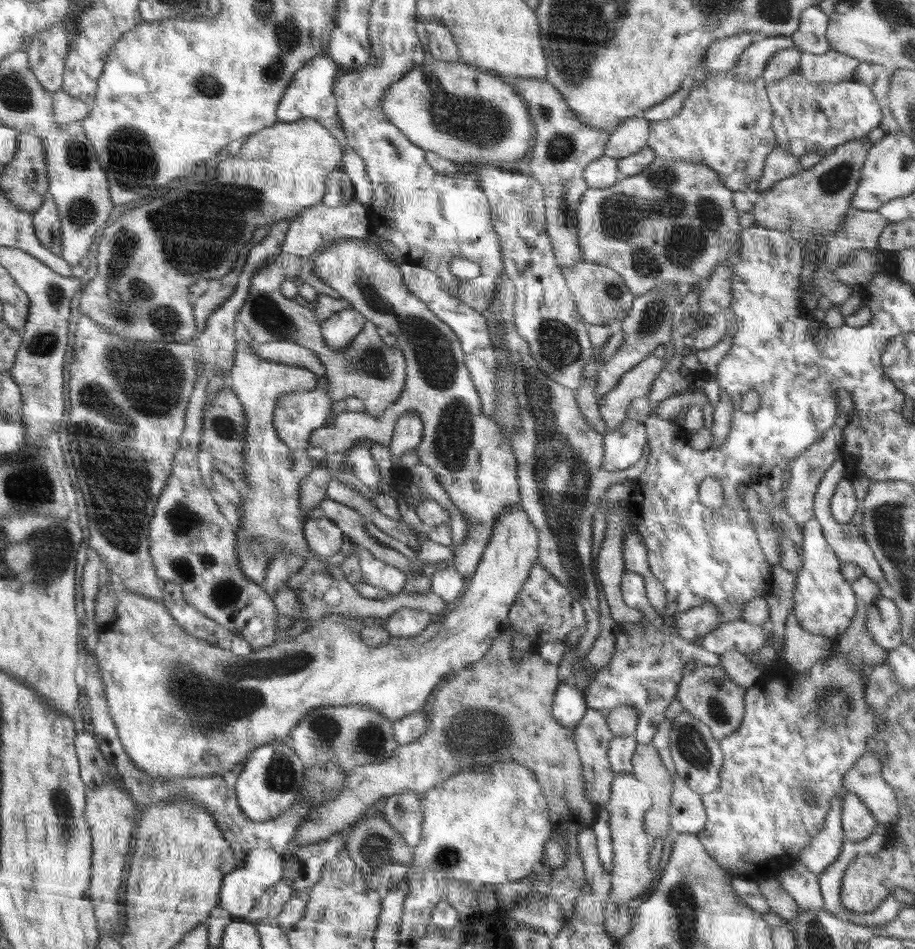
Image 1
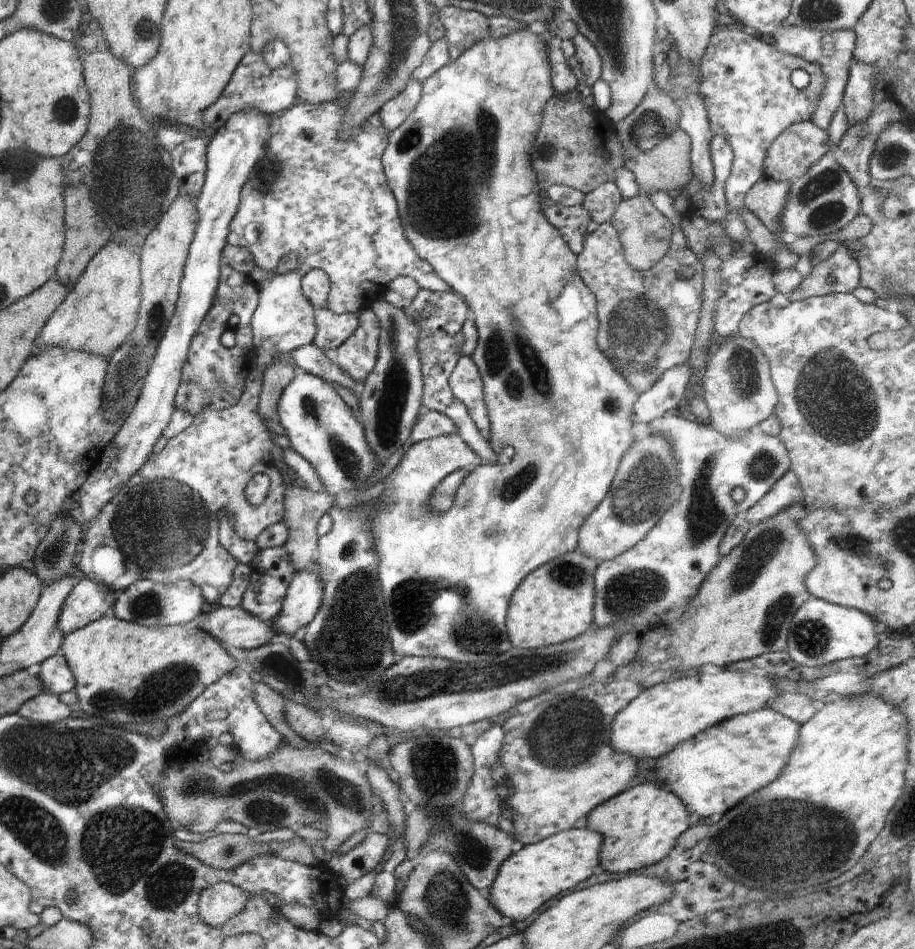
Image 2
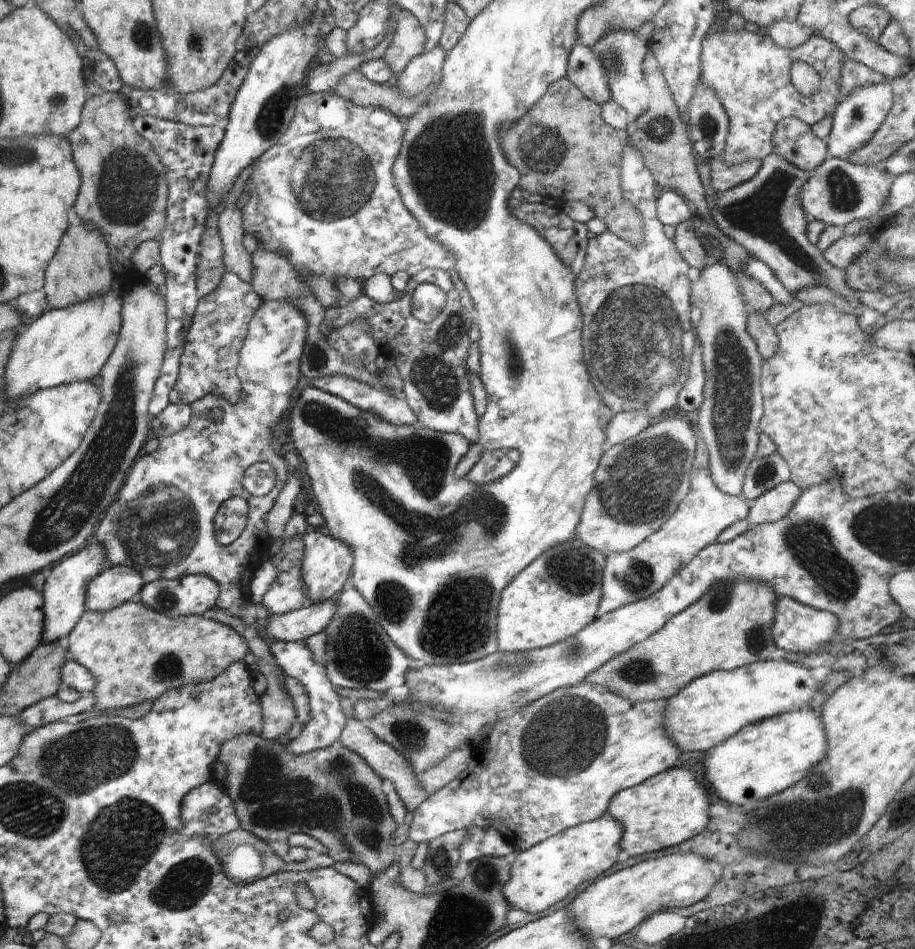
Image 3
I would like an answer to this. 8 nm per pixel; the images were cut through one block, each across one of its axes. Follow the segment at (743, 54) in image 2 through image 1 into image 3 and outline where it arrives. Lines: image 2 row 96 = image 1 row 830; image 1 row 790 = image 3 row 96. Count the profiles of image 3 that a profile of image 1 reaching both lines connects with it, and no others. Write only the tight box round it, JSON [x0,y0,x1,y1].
[701,21,843,165]

